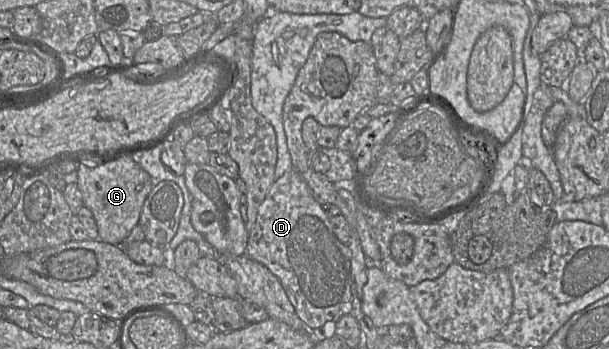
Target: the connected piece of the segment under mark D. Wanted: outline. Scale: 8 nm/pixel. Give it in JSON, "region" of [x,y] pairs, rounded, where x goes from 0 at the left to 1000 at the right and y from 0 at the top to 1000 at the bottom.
{"region":[[[484,484],[470,493],[463,507],[452,516],[443,536],[433,576],[424,599],[419,642],[407,670],[404,728],[415,745],[438,765],[460,805],[489,908],[511,946],[527,946],[537,923],[553,923],[563,903],[576,897],[578,862],[578,774],[576,719],[571,702],[560,696],[548,670],[542,622],[532,593],[514,564],[501,510]]]}

